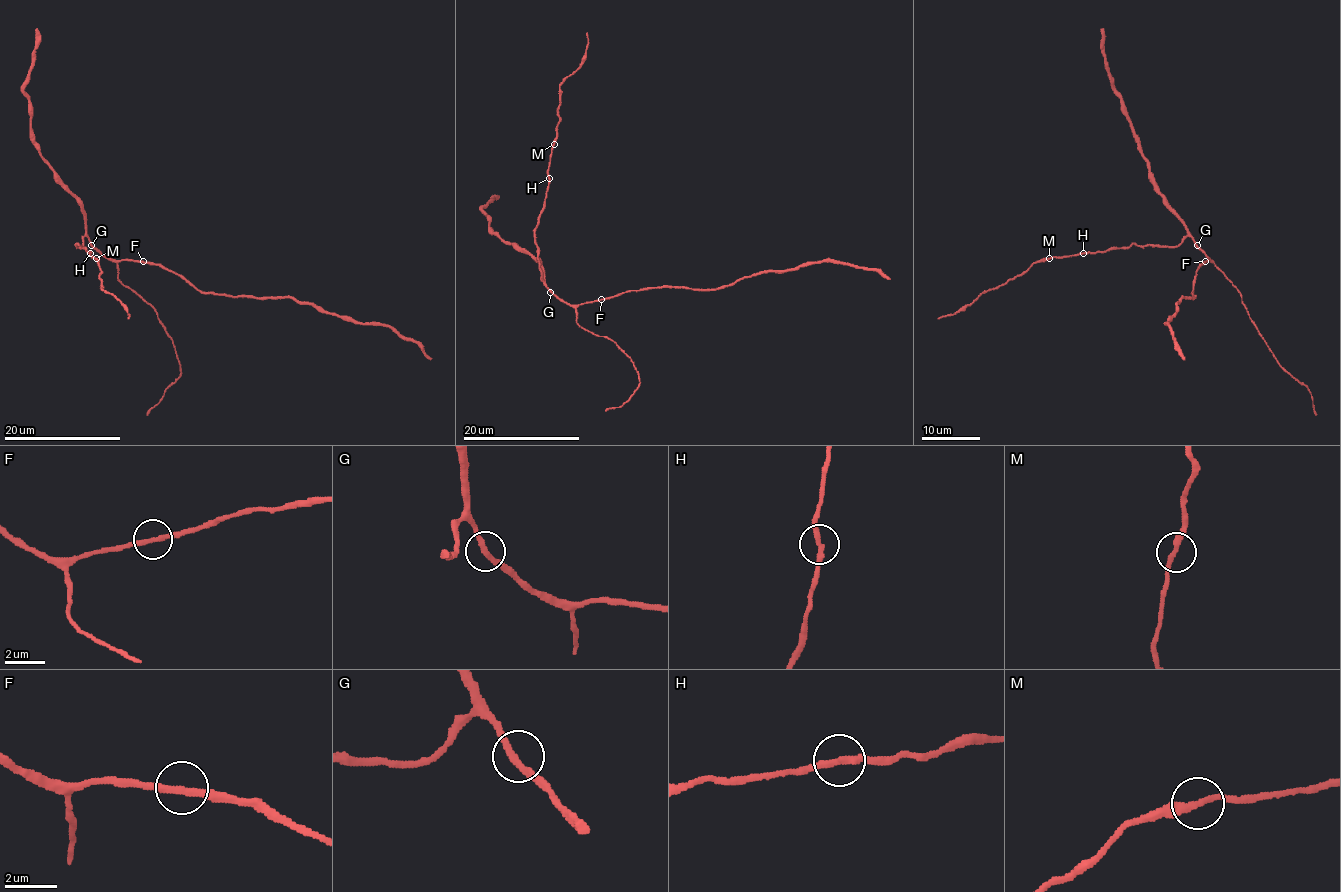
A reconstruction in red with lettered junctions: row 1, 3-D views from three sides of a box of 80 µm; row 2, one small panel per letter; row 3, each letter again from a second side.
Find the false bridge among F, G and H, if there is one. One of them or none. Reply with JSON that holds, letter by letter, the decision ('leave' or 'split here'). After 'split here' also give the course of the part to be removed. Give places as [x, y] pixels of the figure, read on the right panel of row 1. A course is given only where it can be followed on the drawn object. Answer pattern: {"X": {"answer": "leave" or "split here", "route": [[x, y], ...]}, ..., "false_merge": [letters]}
{"F": {"answer": "leave"}, "G": {"answer": "leave"}, "H": {"answer": "leave"}, "false_merge": []}

